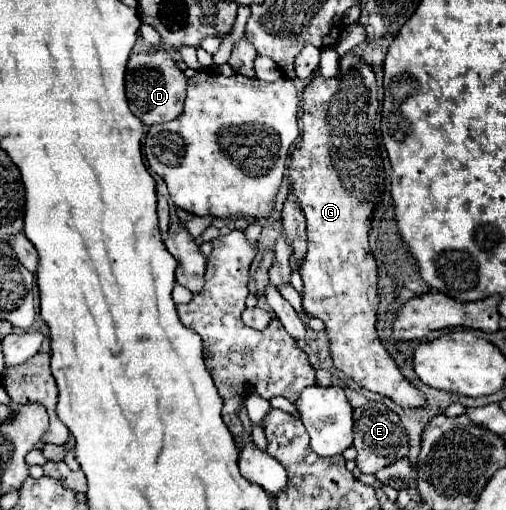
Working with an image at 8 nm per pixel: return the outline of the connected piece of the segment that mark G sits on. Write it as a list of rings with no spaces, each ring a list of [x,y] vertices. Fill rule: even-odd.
[[[347,53],[339,61],[339,75],[333,79],[315,77],[303,91],[301,99],[301,139],[291,155],[287,169],[291,187],[307,219],[307,255],[301,259],[299,273],[303,279],[303,307],[311,317],[319,317],[331,339],[331,357],[339,371],[361,387],[381,393],[403,407],[421,407],[425,403],[419,393],[399,371],[391,355],[385,351],[375,333],[375,313],[379,305],[375,259],[369,253],[369,217],[383,193],[383,161],[377,133],[377,85],[375,71],[355,53]]]

